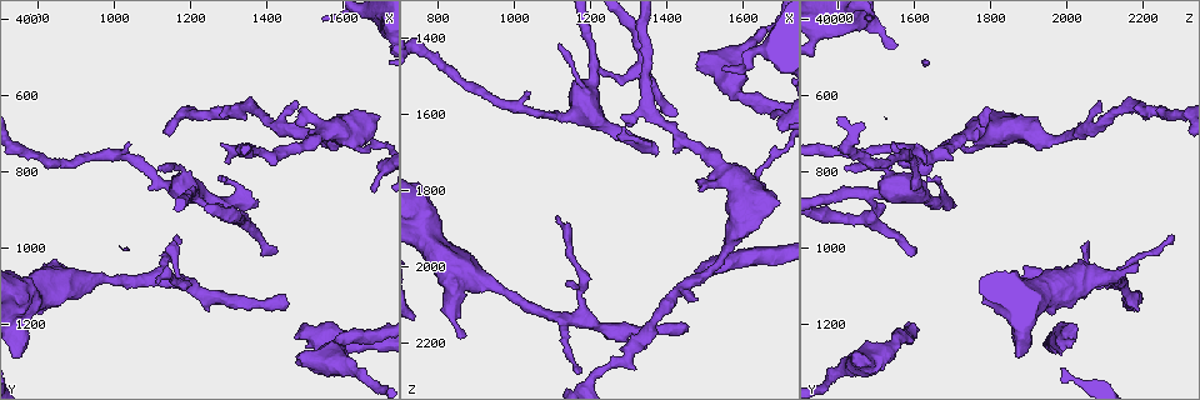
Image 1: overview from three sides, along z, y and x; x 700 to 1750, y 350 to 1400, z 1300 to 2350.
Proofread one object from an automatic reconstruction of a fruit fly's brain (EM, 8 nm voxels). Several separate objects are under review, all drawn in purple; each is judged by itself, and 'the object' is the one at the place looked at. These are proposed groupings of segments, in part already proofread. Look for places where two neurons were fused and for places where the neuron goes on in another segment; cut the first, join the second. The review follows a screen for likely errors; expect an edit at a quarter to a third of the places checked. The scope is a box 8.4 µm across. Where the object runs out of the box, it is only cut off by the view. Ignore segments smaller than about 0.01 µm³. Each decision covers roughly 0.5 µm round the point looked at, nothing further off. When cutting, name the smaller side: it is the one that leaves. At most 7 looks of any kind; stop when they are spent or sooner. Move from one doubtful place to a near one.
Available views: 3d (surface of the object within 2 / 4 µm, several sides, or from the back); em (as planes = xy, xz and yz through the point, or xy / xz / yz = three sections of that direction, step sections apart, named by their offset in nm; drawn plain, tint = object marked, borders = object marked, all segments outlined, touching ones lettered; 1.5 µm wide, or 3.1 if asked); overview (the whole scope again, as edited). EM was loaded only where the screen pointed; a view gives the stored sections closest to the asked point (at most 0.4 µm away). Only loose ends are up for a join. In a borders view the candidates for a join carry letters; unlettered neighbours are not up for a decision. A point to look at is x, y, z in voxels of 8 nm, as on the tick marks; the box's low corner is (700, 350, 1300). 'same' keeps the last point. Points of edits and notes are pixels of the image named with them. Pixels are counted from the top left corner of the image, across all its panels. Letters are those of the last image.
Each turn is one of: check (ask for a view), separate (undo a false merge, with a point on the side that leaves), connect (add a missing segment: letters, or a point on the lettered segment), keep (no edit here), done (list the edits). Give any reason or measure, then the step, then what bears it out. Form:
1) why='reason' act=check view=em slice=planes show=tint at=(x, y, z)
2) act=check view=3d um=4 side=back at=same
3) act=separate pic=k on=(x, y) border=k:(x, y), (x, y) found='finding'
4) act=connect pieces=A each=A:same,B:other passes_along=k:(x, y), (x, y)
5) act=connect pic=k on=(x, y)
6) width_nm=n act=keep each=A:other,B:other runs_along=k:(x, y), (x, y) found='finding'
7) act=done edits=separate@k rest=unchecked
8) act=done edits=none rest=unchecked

why='an open end' act=check view=3d um=4 side=back at=(1455, 1140, 2155)

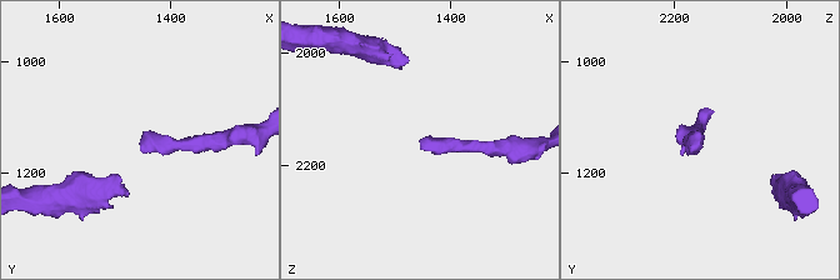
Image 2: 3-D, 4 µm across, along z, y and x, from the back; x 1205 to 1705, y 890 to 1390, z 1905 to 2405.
why='now the EM' act=check view=em slice=planes show=plain at=(1455, 1140, 2155)

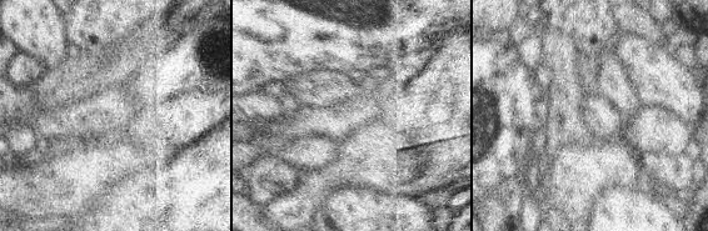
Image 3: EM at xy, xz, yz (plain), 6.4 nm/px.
act=check view=em slice=planes show=borders at=same

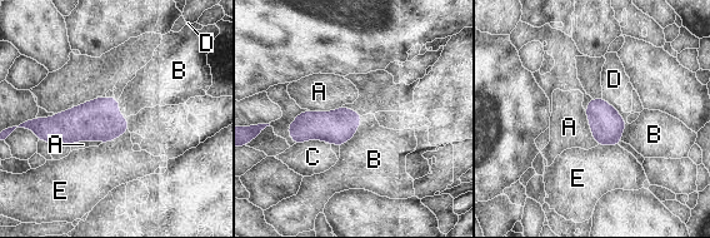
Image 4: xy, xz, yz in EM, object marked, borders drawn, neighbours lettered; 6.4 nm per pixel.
width_nm=200 act=keep each=A:other,B:other,C:other,D:other,E:other found='none of them fits'

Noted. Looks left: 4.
why='branch stops here' act=check view=3d um=2 at=(1680, 855, 1605)

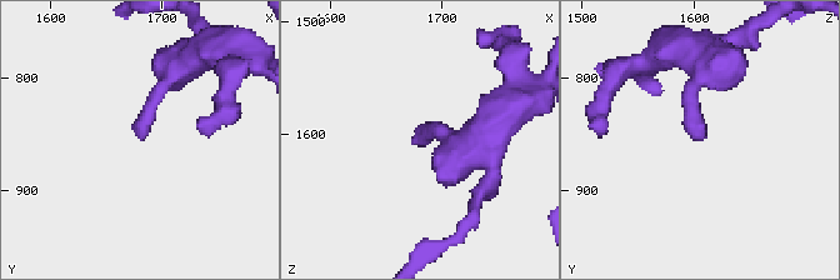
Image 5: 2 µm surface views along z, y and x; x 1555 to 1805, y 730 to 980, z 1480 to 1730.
act=check view=em slice=yz step=4 show=borders at=(1682, 856, 1604)

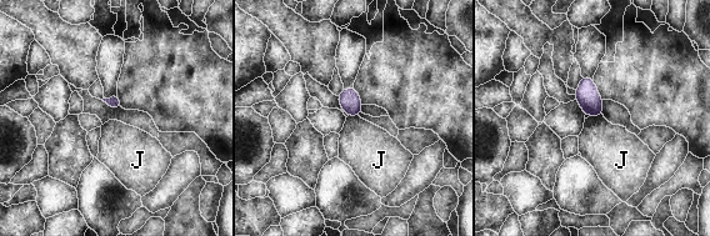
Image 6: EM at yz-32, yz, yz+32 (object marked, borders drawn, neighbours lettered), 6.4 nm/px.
act=keep each=J:other border=6:(601, 114), (589, 116) found='none of them fits'

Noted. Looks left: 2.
why='free end' act=check view=3d um=4 at=(1490, 640, 1805)

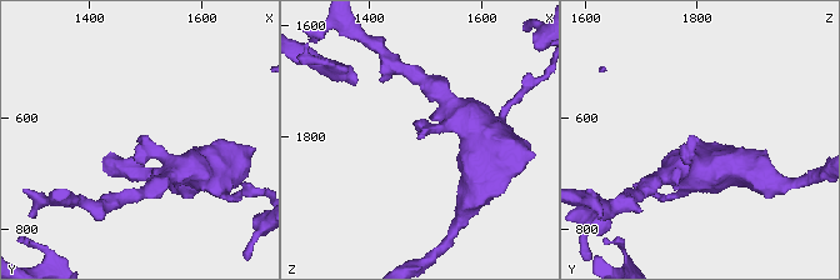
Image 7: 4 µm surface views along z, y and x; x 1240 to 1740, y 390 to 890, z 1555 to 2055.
why='now the EM' act=check view=em slice=planes show=borders at=(1490, 635, 1805)

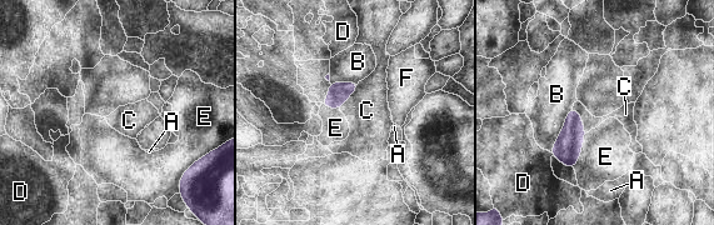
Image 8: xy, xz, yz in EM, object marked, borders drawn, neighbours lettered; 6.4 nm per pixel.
act=keep each=A:other,B:other,C:other,D:other,E:other,F:other border=8:(585, 134), (579, 159), (573, 168) found='no lettered segment goes on from it'

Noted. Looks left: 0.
act=done edits=none rest=unchecked

